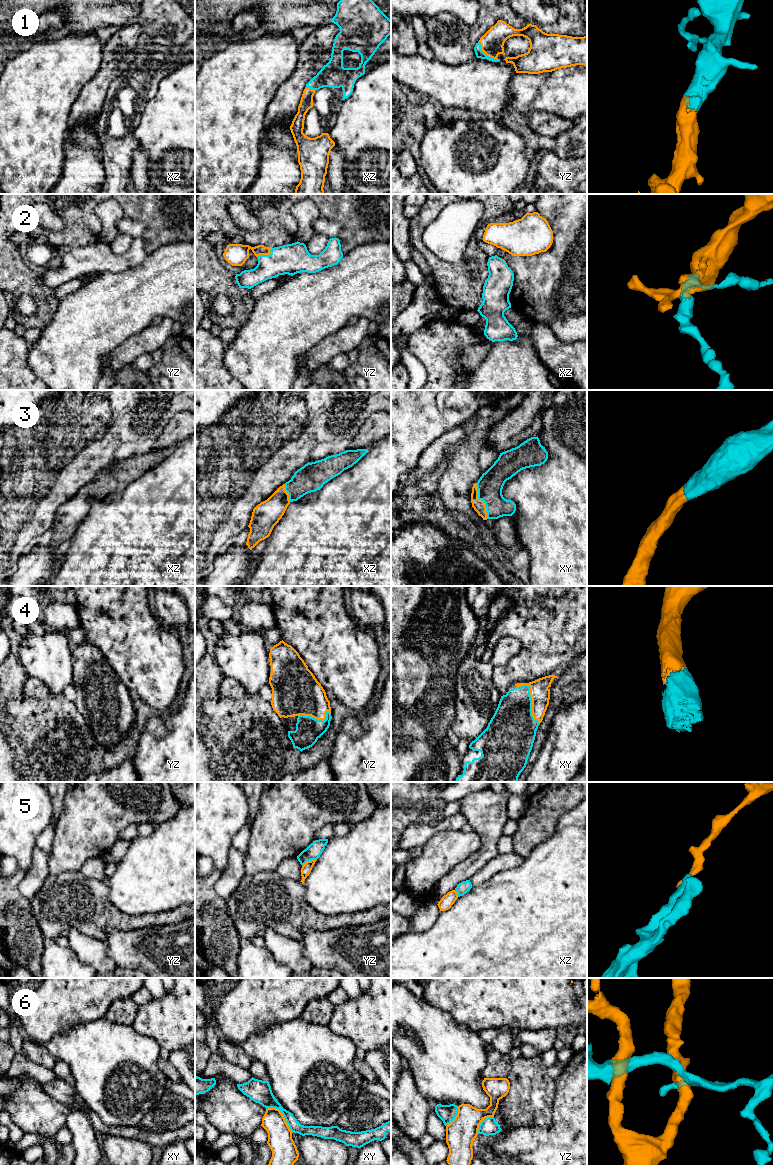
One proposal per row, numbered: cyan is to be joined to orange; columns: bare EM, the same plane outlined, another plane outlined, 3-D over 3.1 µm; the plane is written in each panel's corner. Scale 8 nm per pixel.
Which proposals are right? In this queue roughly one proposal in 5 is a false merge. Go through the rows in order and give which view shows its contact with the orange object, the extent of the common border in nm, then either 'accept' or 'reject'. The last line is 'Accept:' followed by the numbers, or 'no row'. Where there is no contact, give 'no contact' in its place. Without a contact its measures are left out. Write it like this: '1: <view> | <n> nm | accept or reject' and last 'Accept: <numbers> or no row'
1: yz | 200 nm | accept
2: yz | 150 nm | accept
3: xy | 300 nm | accept
4: xy | 360 nm | accept
5: yz | 130 nm | reject
6: xy | 300 nm | reject
Accept: 1, 2, 3, 4

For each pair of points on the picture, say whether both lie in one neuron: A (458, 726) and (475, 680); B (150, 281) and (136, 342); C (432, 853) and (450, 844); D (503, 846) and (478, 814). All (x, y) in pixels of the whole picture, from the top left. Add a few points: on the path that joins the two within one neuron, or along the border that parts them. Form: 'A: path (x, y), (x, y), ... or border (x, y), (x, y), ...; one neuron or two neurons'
A: path (469, 715), (472, 712), (475, 691); one neuron
B: border (151, 323), (117, 345); two neurons
C: path (436, 853), (441, 853), (446, 848); one neuron
D: border (502, 834), (497, 843), (498, 853); two neurons

